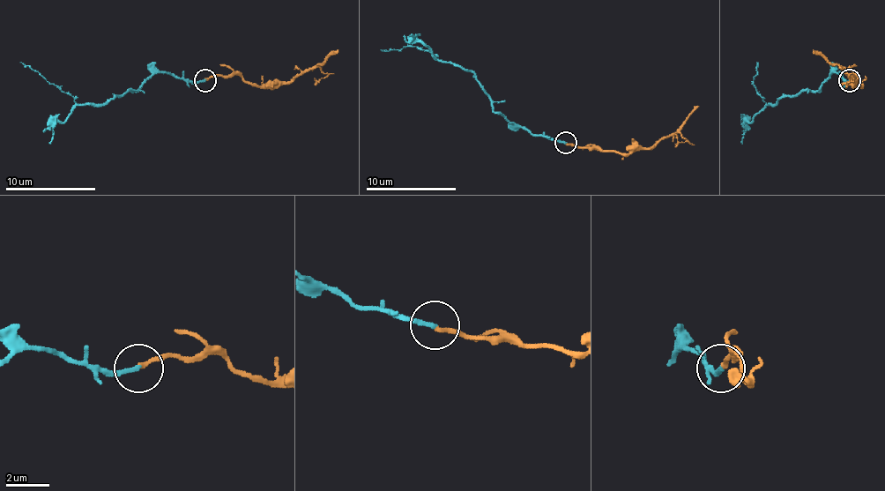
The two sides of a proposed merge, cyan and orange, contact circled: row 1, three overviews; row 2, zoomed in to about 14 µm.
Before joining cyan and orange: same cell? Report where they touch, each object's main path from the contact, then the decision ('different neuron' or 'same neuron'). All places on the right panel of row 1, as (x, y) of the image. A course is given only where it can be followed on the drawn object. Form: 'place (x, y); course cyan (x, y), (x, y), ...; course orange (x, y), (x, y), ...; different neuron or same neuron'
place (849, 80); course cyan (849, 81), (835, 71), (819, 90), (804, 90), (768, 103), (756, 92), (756, 63); course orange (849, 78), (853, 74), (860, 85), (813, 49); same neuron

